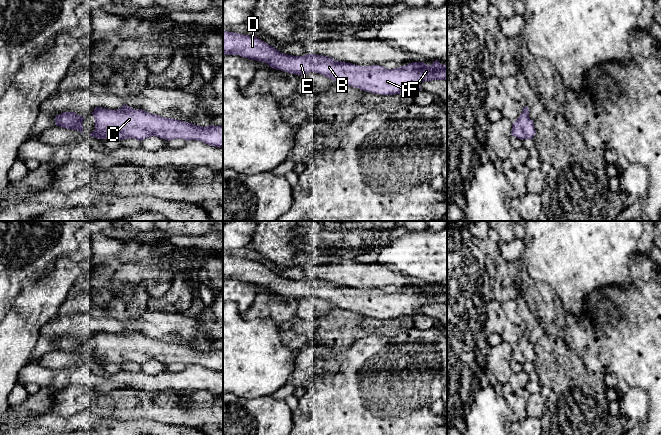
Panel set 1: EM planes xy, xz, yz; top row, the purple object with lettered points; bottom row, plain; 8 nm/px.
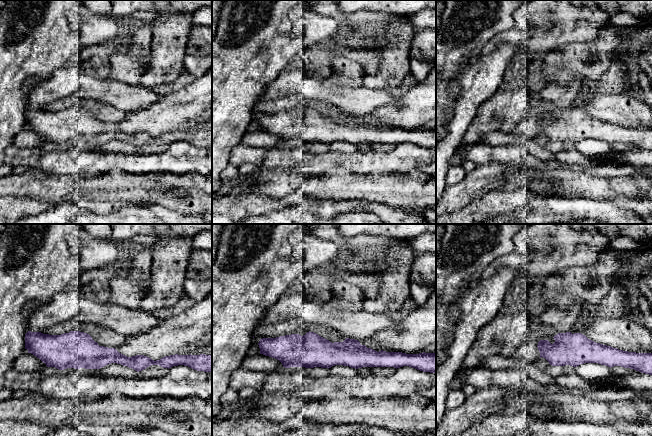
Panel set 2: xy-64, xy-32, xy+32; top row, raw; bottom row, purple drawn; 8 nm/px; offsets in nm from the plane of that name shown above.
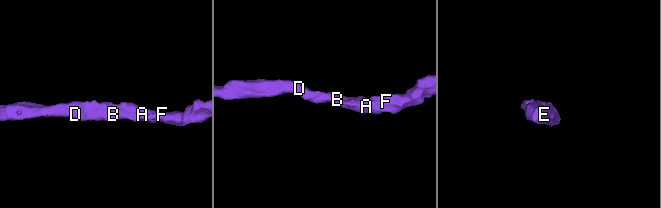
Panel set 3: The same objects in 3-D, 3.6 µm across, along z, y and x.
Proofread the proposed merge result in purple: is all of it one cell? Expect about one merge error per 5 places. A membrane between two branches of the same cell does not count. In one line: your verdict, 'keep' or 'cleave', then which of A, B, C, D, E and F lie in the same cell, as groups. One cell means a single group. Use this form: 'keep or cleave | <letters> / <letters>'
keep | A B C D E F

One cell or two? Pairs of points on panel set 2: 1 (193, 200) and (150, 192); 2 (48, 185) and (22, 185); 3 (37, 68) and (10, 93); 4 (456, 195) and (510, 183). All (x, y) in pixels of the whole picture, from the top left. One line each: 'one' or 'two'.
1: one
2: one
3: one
4: two

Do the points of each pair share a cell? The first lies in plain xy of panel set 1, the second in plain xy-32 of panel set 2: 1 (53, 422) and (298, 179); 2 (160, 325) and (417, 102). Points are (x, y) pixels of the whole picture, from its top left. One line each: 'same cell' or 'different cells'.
1: different cells
2: different cells

